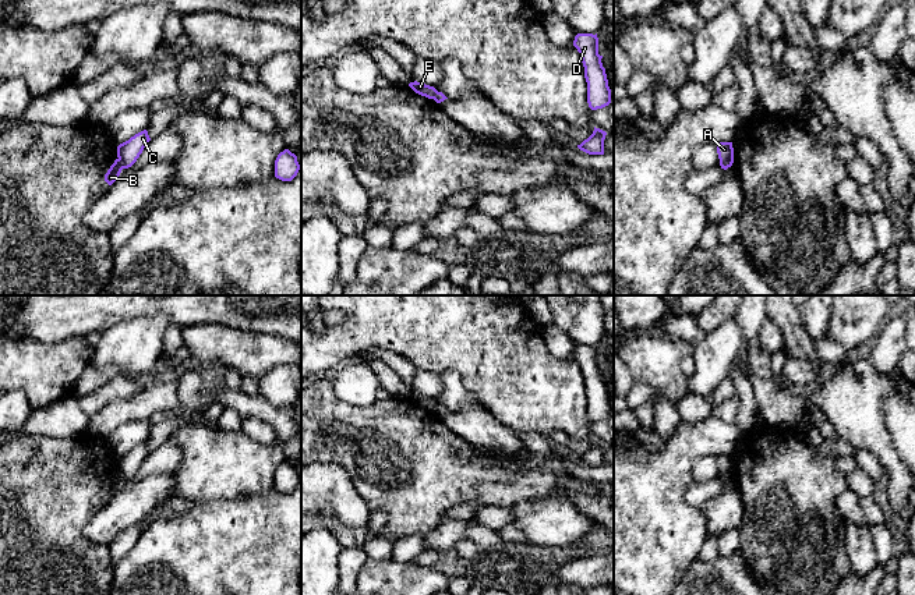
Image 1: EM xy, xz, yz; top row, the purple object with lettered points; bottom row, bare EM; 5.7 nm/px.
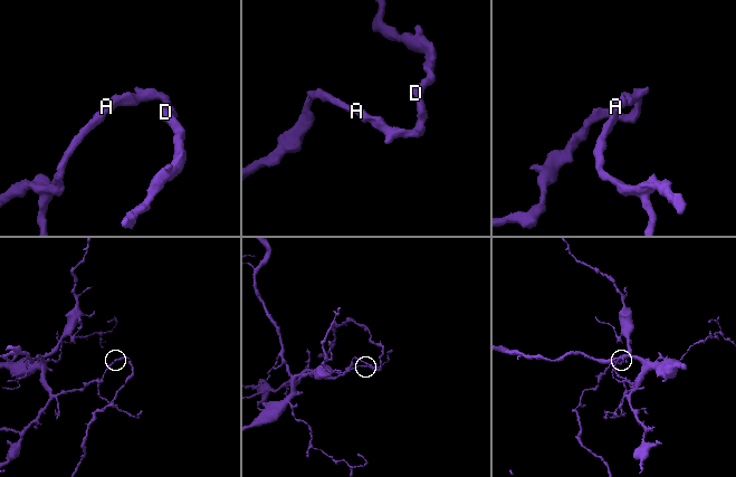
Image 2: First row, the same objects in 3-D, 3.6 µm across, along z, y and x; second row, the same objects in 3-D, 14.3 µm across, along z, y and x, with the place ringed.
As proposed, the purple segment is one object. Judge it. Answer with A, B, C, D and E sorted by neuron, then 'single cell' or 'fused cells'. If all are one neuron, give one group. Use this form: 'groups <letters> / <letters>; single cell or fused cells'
groups A C D / B E; fused cells

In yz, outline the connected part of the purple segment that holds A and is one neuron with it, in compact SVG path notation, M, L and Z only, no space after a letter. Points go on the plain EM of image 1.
M720 454L717 456L717 465L721 475L725 475L727 479L731 479L734 475L734 460L732 454Z

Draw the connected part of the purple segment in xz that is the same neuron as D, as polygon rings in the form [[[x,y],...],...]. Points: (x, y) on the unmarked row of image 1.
[[[577,346],[573,358],[582,368],[584,390],[587,394],[587,415],[591,422],[603,421],[611,415],[611,401],[605,380],[598,366],[597,346]]]

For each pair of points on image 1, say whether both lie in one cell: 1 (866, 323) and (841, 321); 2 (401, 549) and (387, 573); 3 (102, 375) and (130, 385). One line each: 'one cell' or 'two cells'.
1: one cell
2: two cells
3: two cells

